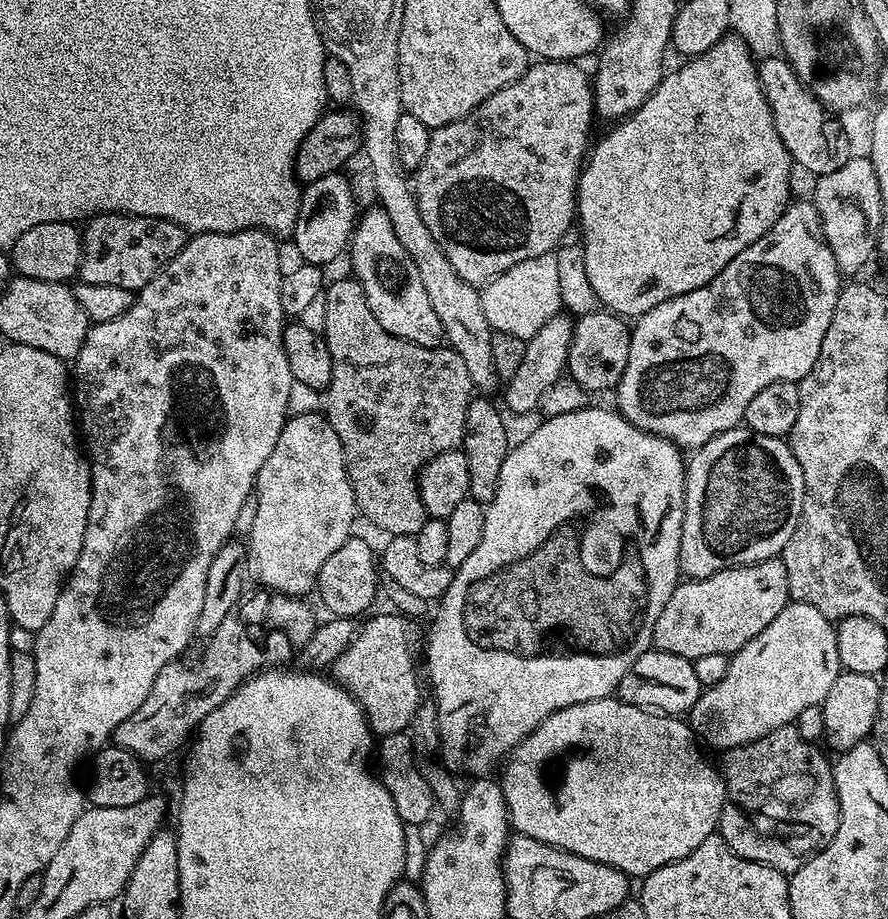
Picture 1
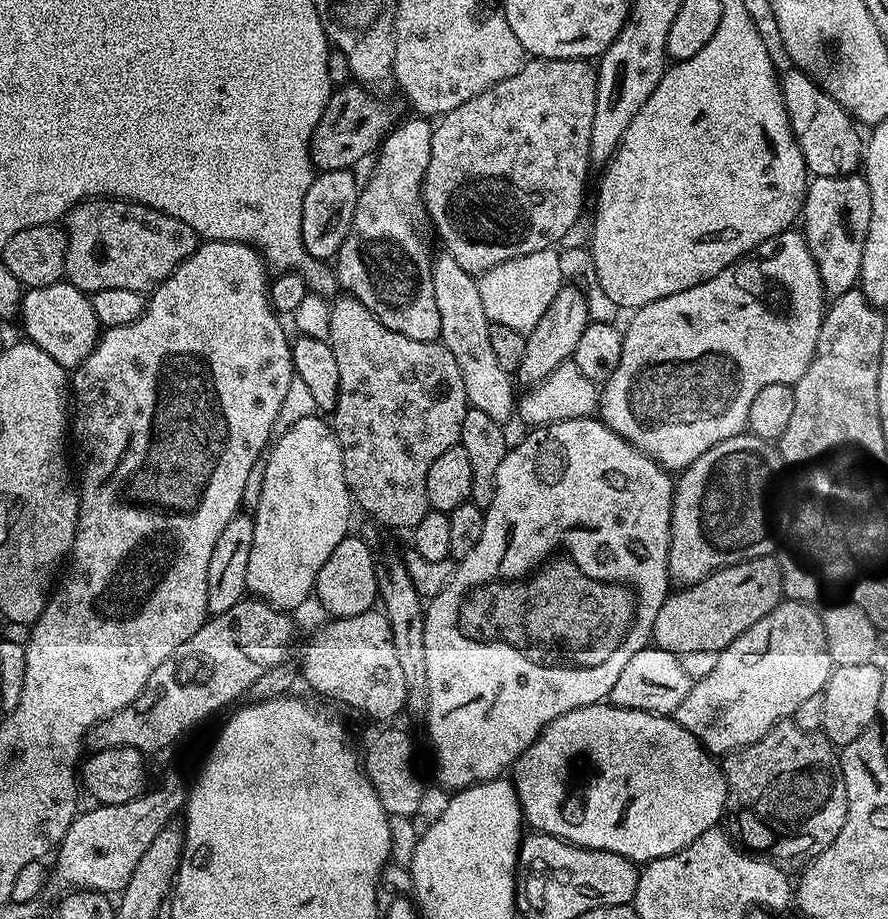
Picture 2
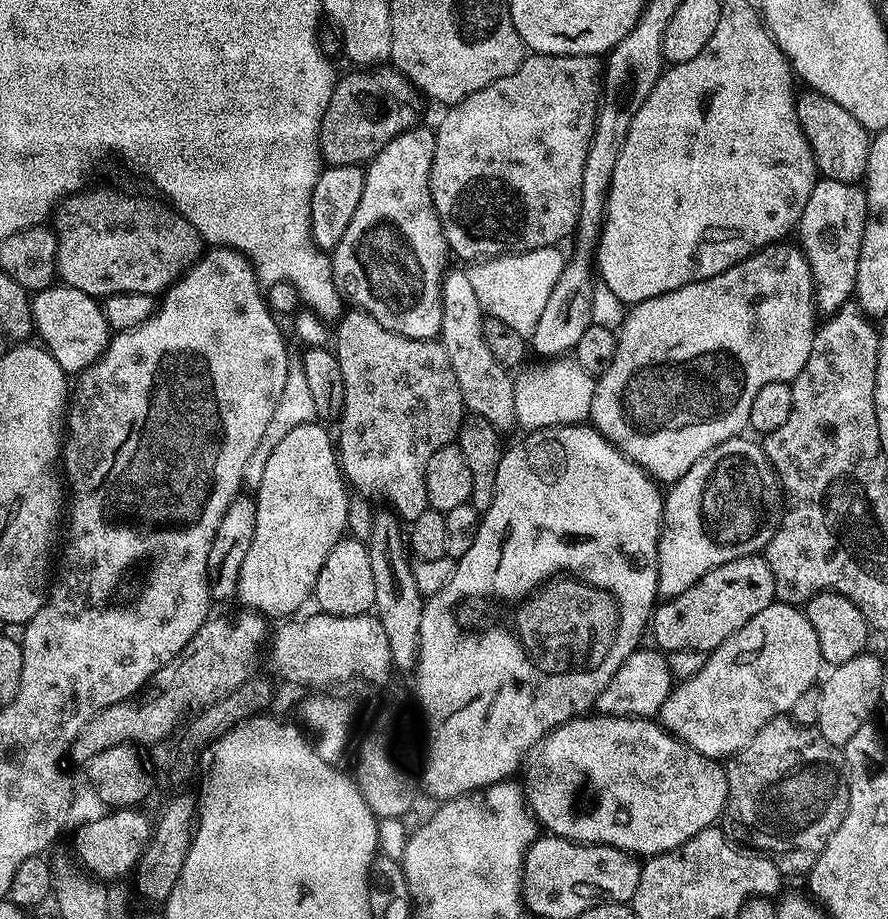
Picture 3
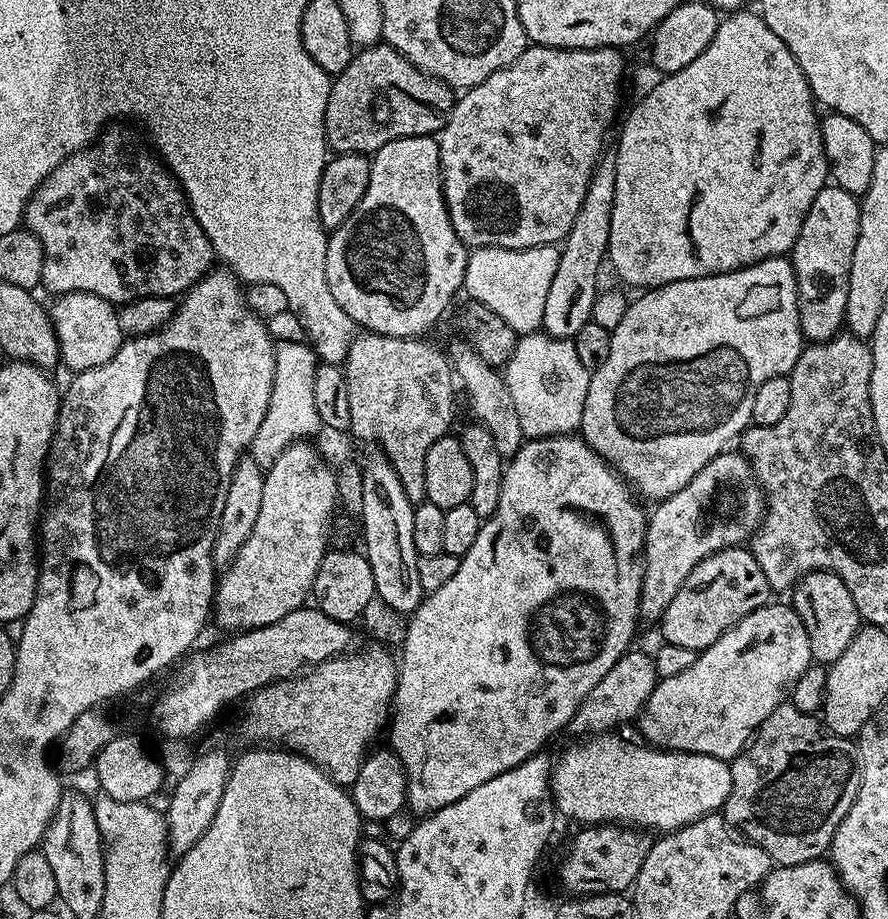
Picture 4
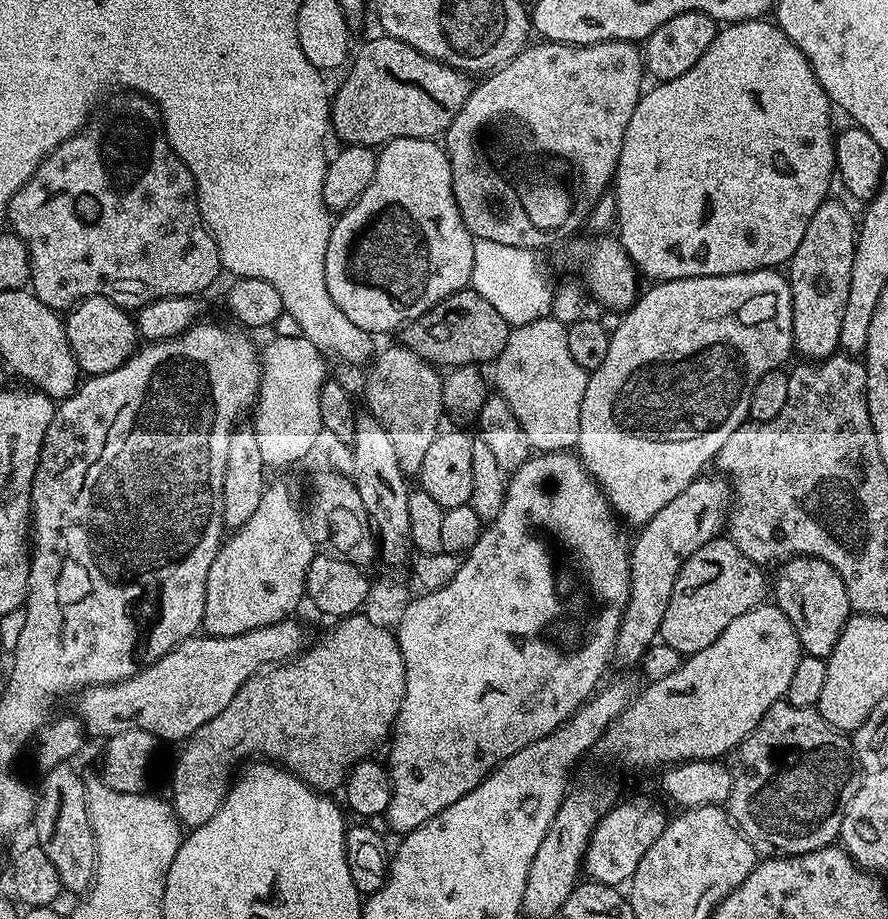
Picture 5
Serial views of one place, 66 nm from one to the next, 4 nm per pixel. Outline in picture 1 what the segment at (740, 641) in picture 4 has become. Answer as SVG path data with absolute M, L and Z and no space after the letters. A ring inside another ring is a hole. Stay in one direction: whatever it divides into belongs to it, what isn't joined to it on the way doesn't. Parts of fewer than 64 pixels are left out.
M790 602L784 607L782 614L778 614L778 618L774 618L774 622L770 622L770 626L762 630L762 634L750 638L750 642L746 642L742 650L732 653L726 678L701 691L698 702L694 702L690 713L692 731L705 745L708 743L712 748L727 750L754 742L782 726L792 724L798 714L806 710L806 706L823 705L826 694L830 694L830 686L834 686L838 675L837 654L838 642L833 621L826 619L822 610L814 606Z

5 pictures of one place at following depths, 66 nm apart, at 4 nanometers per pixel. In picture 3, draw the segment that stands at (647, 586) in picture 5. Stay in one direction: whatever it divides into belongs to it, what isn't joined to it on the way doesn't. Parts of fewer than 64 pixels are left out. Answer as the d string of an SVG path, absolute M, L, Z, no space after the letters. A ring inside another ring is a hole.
M744 434L732 436L726 442L714 446L714 450L698 458L698 462L694 462L694 466L690 466L690 470L686 470L686 474L682 474L682 478L678 478L667 489L656 563L656 590L661 597L671 598L690 590L690 586L694 586L694 582L701 580L707 572L726 562L734 562L739 556L763 553L770 538L774 538L786 511L784 489L780 487L780 480L763 447L746 437Z

